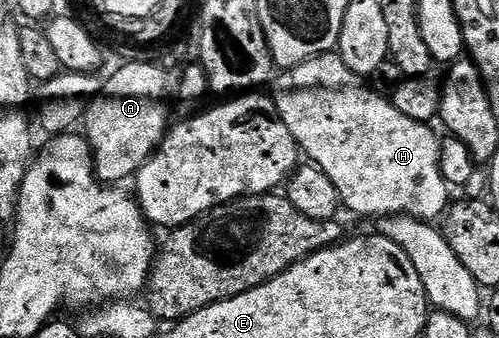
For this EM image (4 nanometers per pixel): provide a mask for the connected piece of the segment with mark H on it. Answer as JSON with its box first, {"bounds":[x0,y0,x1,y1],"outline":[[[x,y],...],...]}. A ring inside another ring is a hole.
{"bounds":[273,52,449,223],"outline":[[[338,52],[322,53],[320,57],[309,59],[297,67],[282,70],[274,78],[274,85],[273,100],[285,127],[289,127],[306,160],[329,175],[333,187],[337,187],[344,210],[352,209],[372,219],[402,215],[432,223],[446,214],[449,186],[441,175],[440,134],[435,134],[426,121],[401,115],[388,98],[375,92],[364,78],[349,71]]]}

